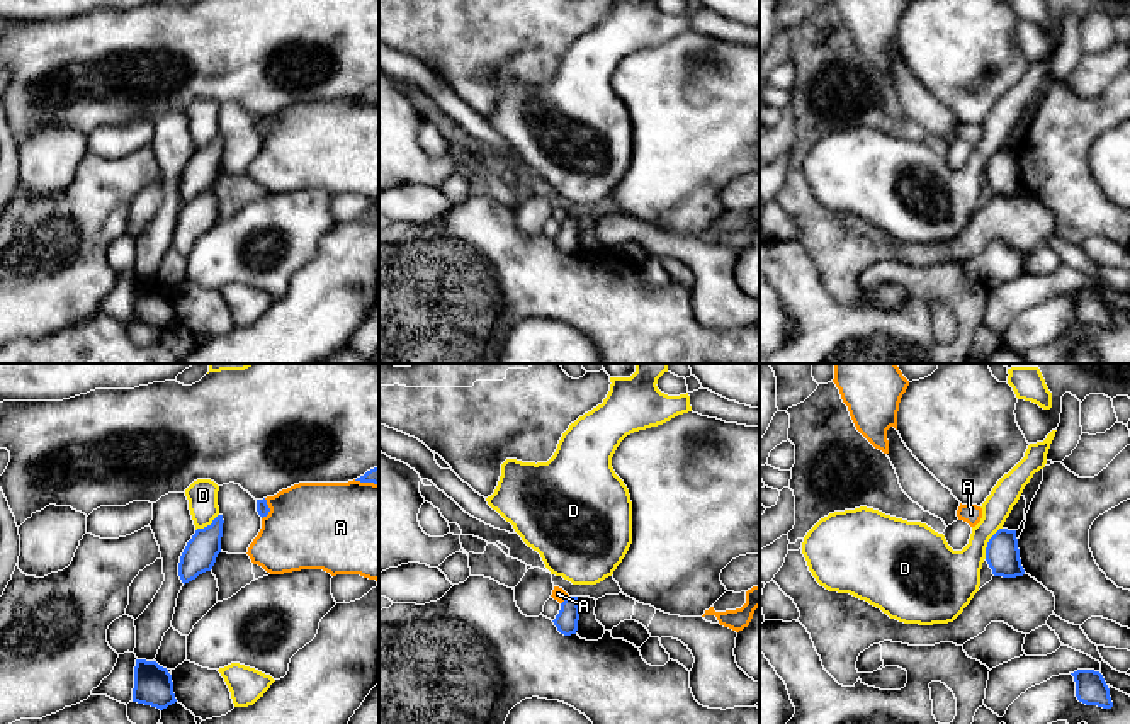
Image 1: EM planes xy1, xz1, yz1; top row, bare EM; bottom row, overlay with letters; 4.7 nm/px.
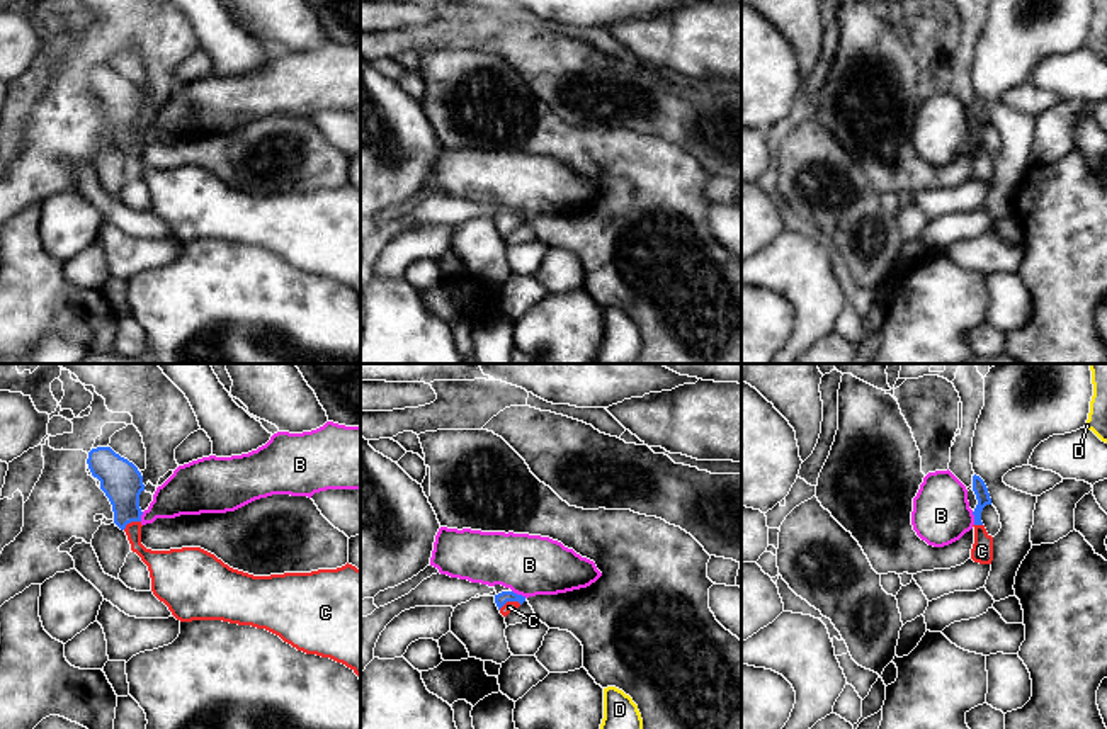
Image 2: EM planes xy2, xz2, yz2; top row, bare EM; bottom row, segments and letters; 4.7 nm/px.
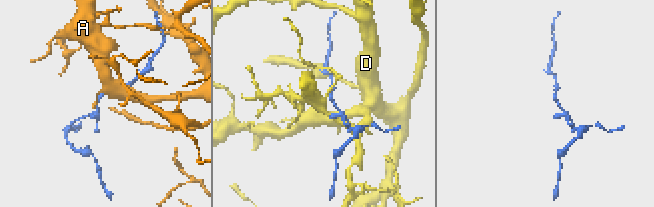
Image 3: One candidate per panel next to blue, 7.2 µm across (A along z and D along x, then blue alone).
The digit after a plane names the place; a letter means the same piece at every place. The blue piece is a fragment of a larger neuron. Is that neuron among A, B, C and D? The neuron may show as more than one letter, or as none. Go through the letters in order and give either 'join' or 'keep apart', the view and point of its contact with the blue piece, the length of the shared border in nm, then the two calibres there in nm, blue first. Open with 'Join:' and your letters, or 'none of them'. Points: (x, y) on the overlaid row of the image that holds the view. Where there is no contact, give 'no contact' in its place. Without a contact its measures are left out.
Join: C
A: keep apart; contact xy1 (269, 509); length 110 nm; calibres 60 and 420 nm
B: keep apart; contact xz2 (519, 595); length 80 nm; calibres 60 and 280 nm
C: join; contact xz2 (509, 600); length 110 nm; calibres 60 and 50 nm
D: keep apart; contact yz1 (988, 542); length 170 nm; calibres 160 and 280 nm

